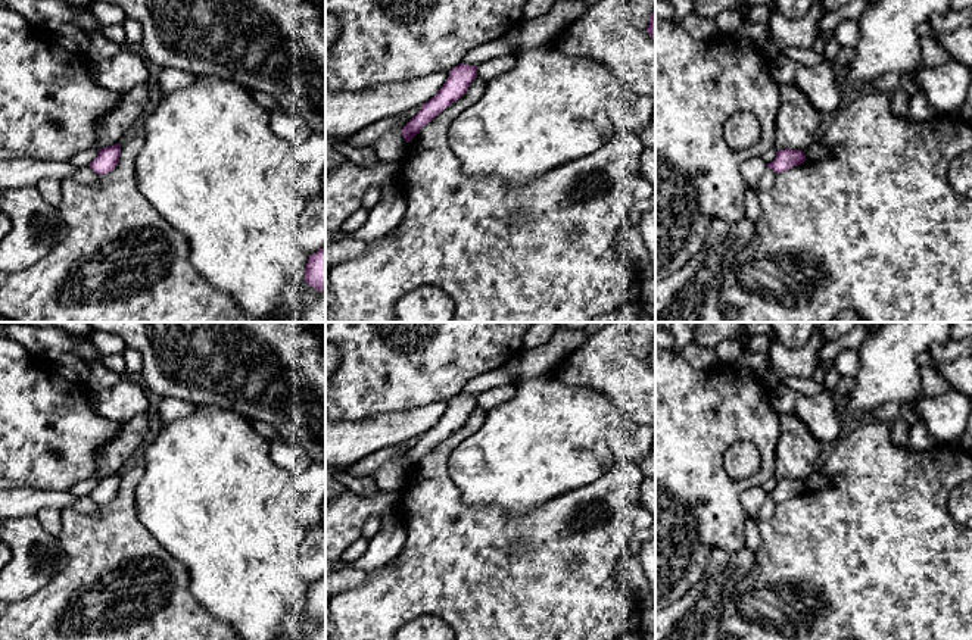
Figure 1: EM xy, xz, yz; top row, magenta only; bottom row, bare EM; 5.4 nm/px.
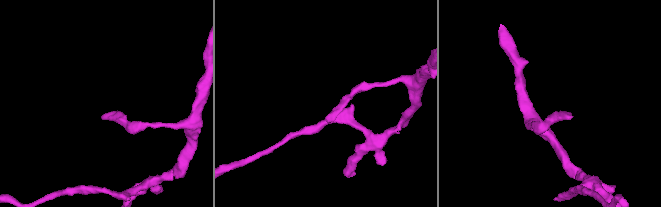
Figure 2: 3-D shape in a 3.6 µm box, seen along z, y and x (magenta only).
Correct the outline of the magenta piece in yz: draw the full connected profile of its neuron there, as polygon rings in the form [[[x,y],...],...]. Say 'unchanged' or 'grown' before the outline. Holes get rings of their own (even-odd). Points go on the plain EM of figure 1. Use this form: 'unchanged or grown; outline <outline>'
unchanged; outline [[[785,478],[776,481],[776,487],[772,493],[767,493],[767,497],[773,499],[776,503],[785,502],[794,496],[804,493],[806,484],[801,480]]]

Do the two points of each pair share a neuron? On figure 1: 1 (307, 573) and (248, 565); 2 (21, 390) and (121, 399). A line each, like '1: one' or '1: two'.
1: two
2: two

